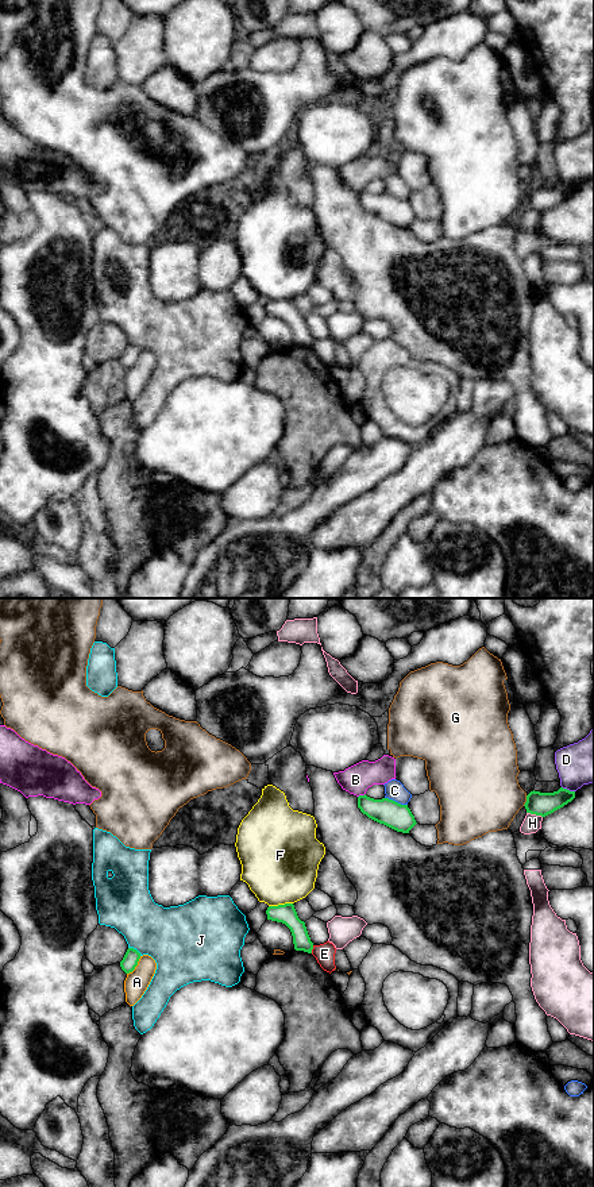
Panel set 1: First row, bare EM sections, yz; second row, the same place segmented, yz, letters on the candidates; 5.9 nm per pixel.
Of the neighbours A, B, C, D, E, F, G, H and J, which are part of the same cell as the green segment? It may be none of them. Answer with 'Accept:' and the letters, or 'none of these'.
Accept: none of these

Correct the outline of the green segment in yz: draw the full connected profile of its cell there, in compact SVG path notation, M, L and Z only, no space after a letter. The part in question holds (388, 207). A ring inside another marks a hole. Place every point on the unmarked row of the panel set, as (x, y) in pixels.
M366 189L359 190L358 203L369 213L397 227L409 228L417 219L408 200L401 200L389 193L374 194Z

